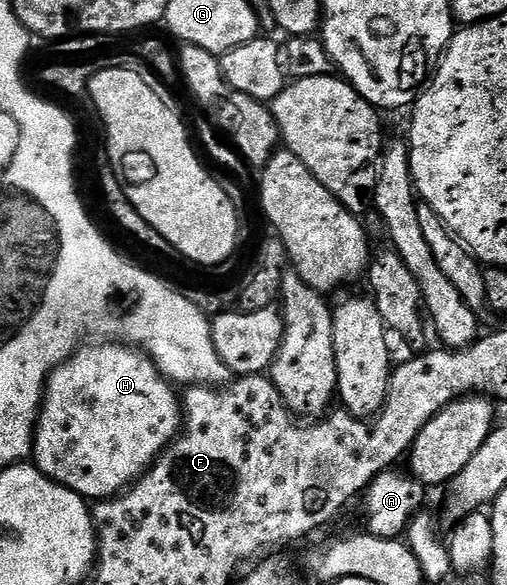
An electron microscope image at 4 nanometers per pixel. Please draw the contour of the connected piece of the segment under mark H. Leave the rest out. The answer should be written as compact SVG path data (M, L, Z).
M94 343L89 347L83 347L74 354L60 368L54 370L46 382L46 395L42 399L42 411L38 419L38 427L34 435L34 451L32 454L33 464L37 465L41 473L45 473L61 485L66 485L72 491L76 491L81 497L87 499L109 499L117 497L119 493L130 488L155 461L161 456L172 441L179 436L184 425L184 405L176 394L175 386L167 381L153 361L145 353L129 346L115 345L113 343Z

